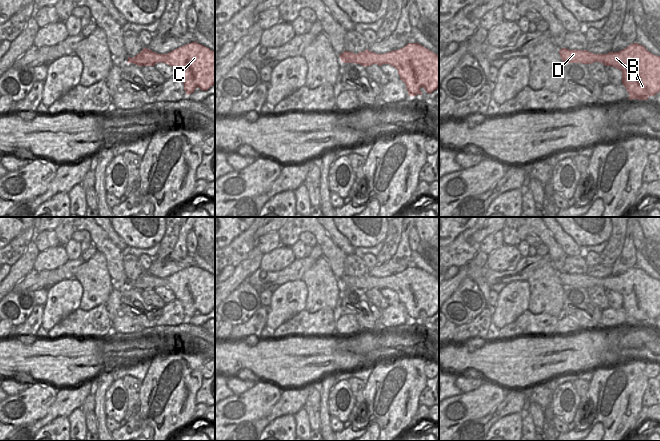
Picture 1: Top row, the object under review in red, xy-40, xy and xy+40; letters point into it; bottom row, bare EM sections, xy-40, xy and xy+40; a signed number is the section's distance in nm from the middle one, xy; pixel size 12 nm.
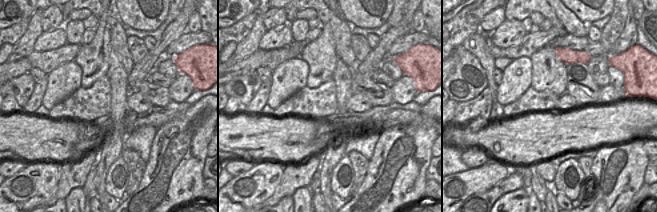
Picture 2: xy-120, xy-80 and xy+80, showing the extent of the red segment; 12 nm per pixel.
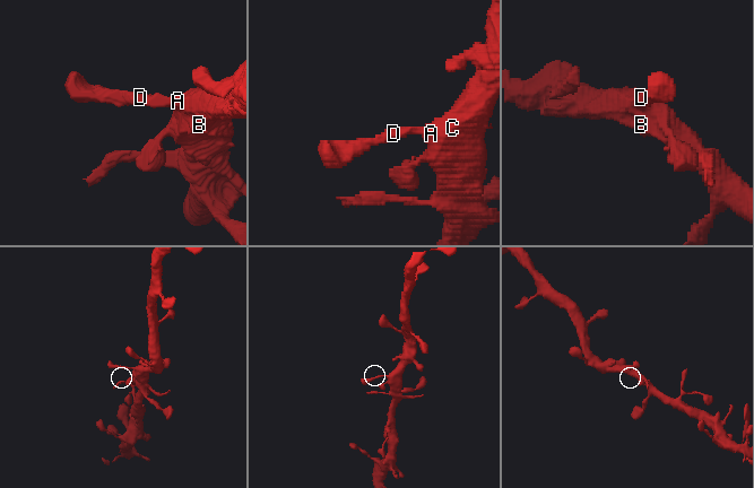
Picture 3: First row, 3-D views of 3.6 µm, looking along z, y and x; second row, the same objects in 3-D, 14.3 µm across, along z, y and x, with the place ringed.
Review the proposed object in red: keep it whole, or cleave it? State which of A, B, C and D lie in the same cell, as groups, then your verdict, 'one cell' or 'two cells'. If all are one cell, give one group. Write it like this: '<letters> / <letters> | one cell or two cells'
A B C D | one cell

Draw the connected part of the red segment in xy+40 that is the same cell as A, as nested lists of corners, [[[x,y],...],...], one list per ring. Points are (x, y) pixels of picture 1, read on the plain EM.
[[[633,267],[625,273],[607,278],[594,278],[587,274],[559,274],[564,287],[603,287],[622,295],[622,308],[630,324],[647,324],[660,316],[660,281],[644,270]]]

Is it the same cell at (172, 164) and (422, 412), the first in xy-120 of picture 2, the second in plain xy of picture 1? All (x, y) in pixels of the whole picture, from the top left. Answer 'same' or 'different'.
different

